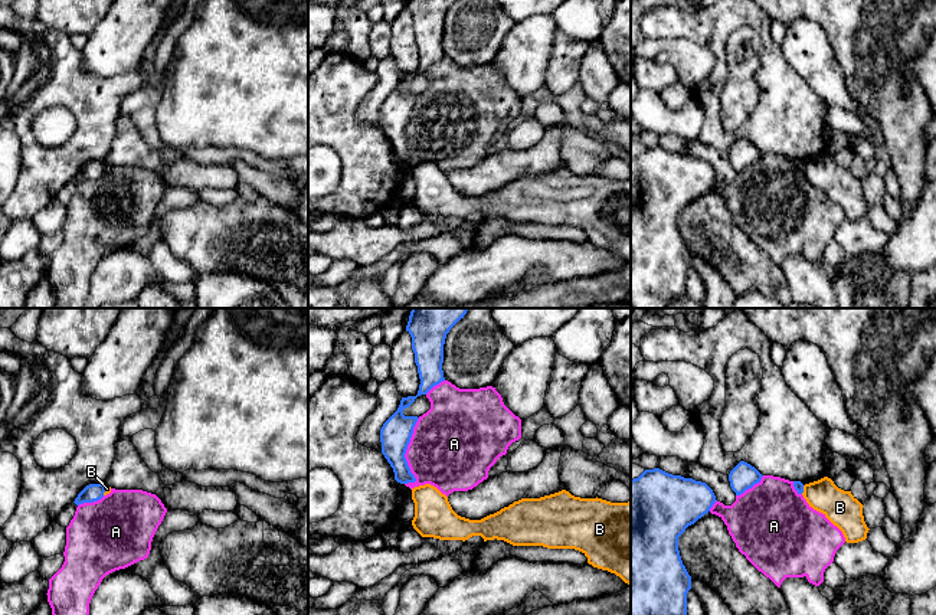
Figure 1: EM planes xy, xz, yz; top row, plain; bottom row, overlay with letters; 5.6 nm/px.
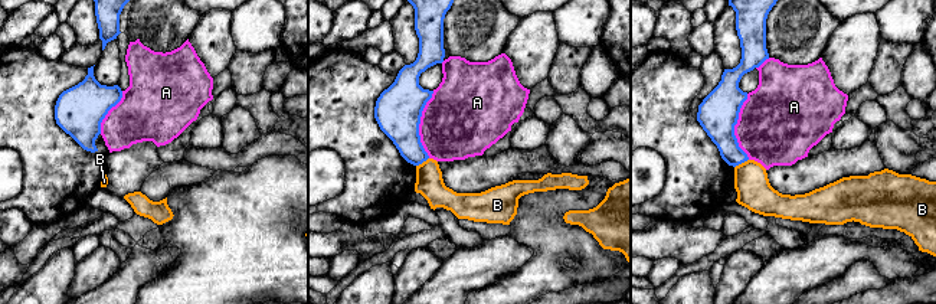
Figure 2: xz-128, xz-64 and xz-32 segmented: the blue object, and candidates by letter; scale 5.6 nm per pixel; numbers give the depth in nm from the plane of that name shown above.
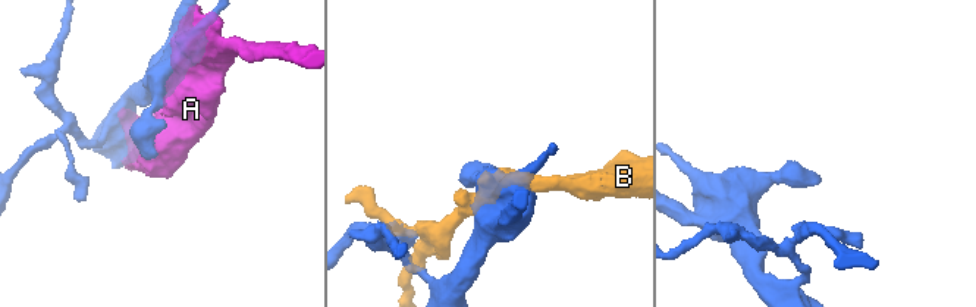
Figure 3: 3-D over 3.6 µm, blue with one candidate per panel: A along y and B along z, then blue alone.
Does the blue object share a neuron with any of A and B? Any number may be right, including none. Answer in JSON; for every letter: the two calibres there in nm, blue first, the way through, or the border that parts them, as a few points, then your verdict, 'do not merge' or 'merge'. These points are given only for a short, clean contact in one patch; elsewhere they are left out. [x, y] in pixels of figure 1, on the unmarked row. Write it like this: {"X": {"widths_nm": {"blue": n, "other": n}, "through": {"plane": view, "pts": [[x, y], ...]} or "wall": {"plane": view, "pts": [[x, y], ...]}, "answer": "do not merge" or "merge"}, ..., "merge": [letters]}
{"A": {"widths_nm": {"blue": 180, "other": 460}, "answer": "do not merge"}, "B": {"widths_nm": {"blue": 100, "other": 30}, "wall": {"plane": "xy", "pts": [[105, 163], [102, 172]]}, "answer": "do not merge"}, "merge": []}

